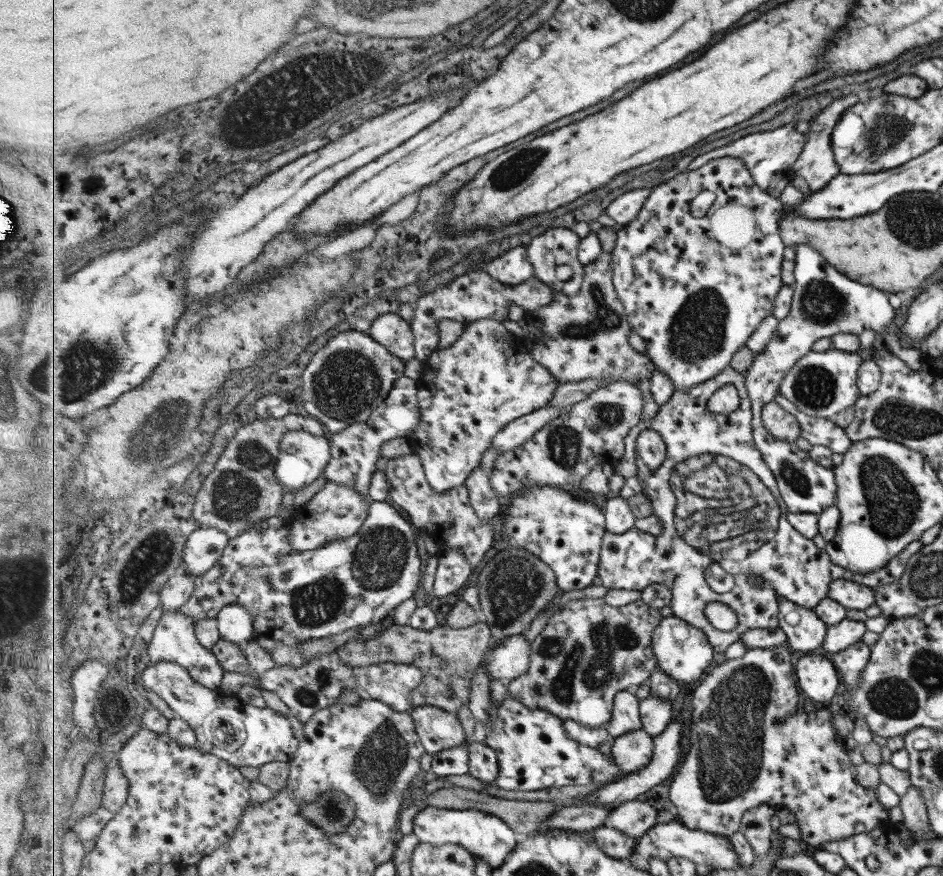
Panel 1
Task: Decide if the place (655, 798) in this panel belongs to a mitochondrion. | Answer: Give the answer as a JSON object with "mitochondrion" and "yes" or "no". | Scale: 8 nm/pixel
{"mitochondrion":"no"}

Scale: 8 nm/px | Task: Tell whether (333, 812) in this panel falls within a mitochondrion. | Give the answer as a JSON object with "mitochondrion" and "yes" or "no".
{"mitochondrion":"yes"}

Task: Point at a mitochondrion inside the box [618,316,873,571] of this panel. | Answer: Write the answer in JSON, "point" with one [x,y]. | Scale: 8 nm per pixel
{"point":[733,519]}

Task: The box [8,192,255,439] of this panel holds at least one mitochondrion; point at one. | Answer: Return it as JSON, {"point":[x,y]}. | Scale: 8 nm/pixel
{"point":[79,375]}

